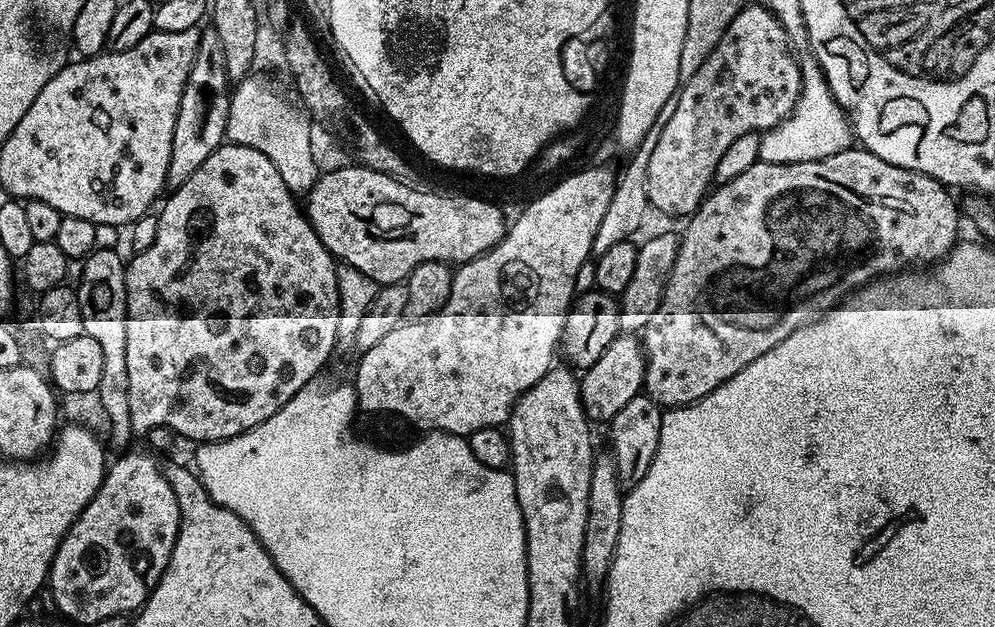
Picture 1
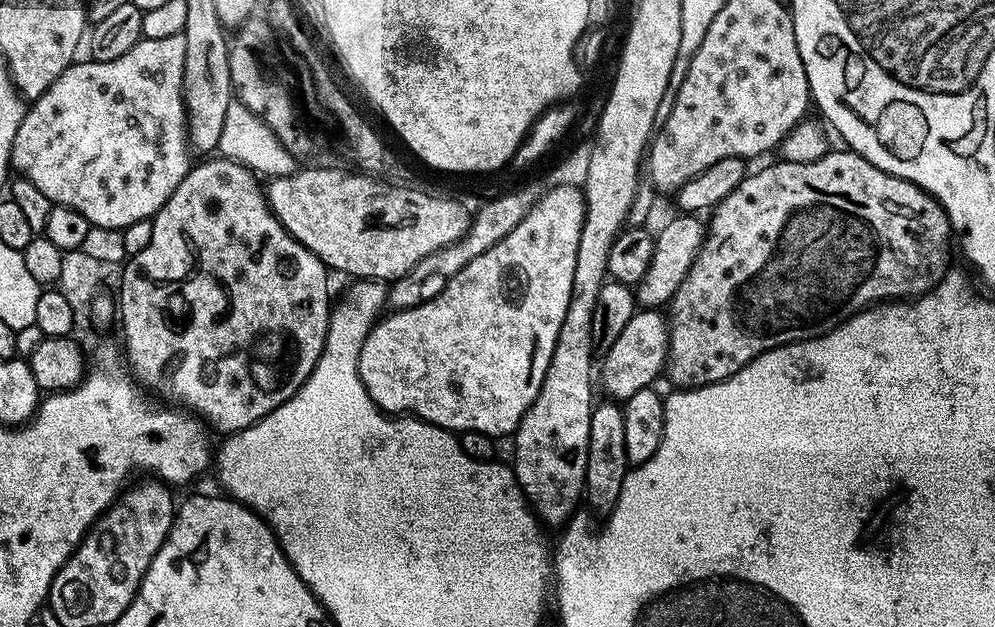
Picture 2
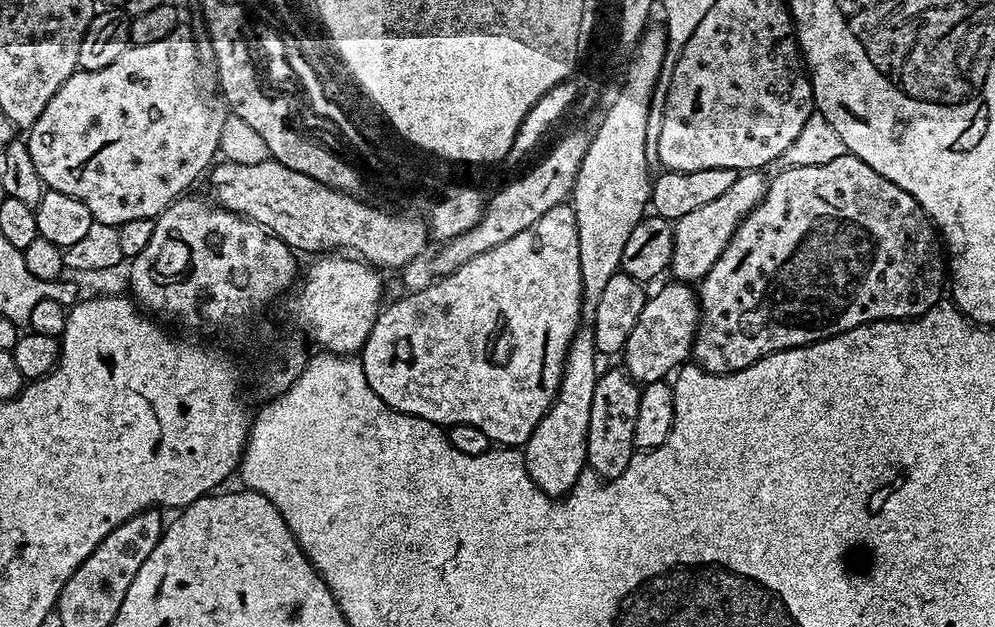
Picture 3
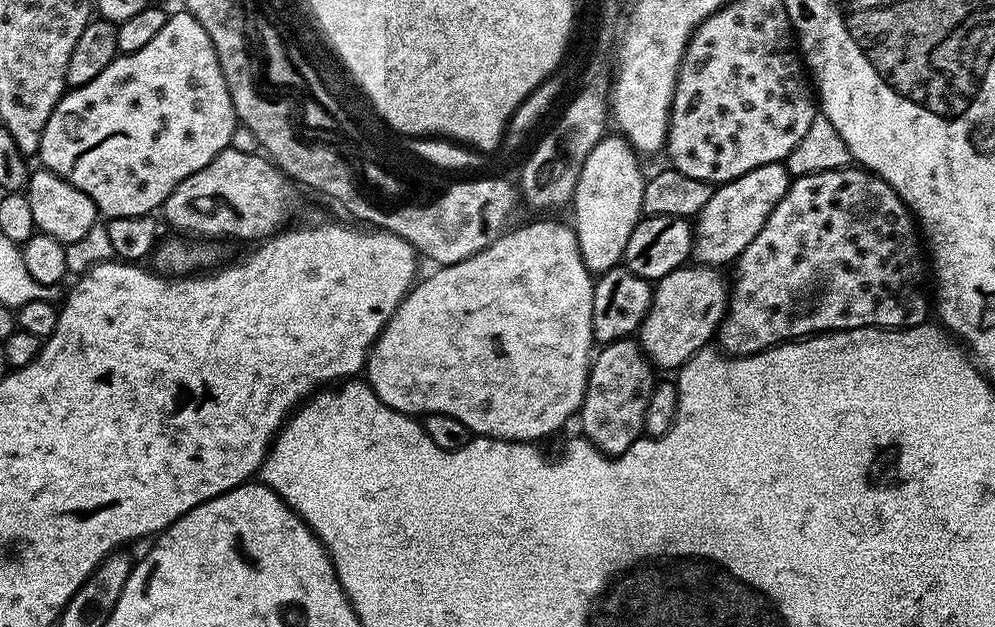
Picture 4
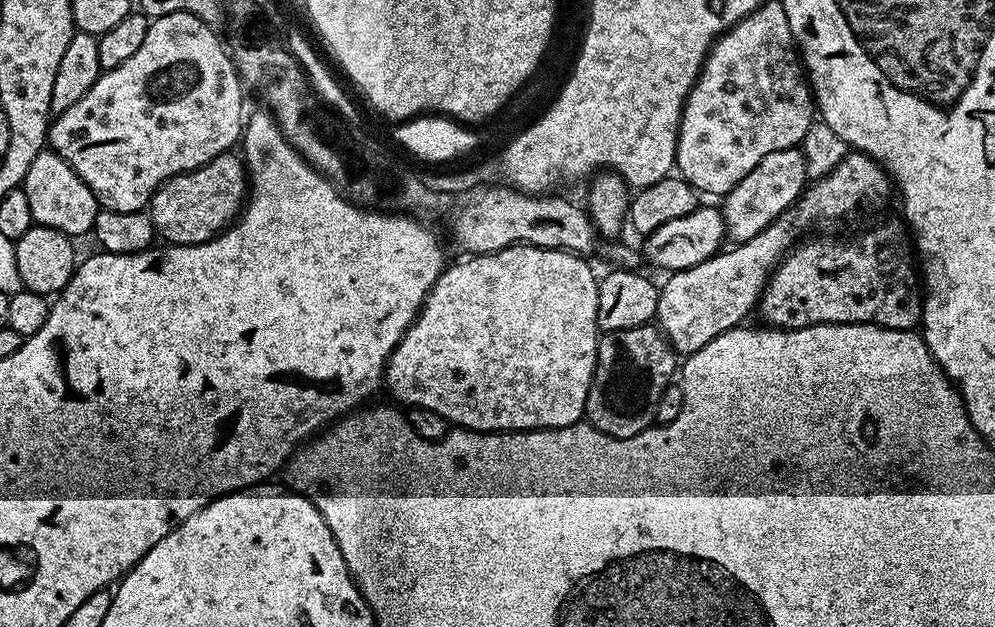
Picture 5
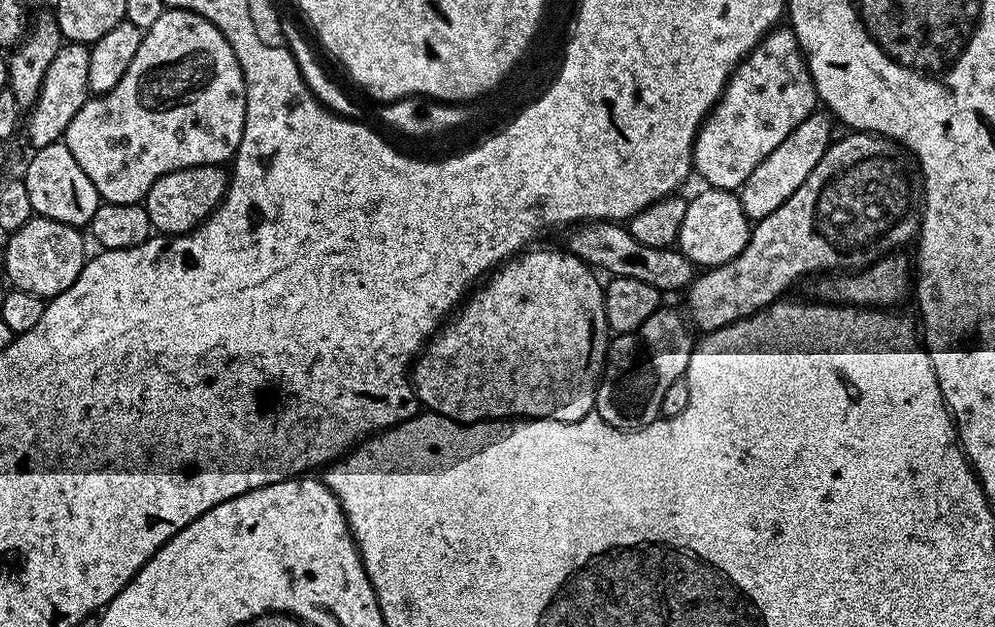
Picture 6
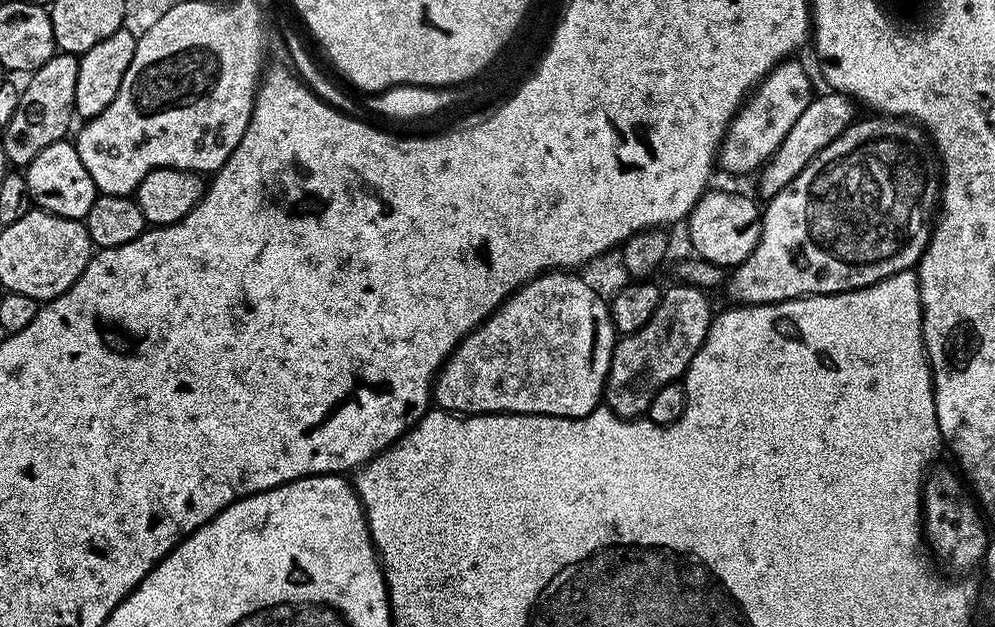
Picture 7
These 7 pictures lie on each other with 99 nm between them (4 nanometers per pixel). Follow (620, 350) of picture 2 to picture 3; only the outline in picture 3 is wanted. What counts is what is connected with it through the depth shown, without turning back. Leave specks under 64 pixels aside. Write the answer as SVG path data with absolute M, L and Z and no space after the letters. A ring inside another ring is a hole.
M668 282L665 288L653 291L642 306L642 314L638 314L634 330L630 330L630 338L626 338L624 371L641 386L671 377L691 357L699 324L700 302L691 283Z

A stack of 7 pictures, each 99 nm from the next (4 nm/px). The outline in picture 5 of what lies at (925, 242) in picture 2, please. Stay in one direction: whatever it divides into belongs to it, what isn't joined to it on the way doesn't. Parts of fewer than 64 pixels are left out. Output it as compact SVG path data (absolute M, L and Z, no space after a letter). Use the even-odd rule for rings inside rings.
M897 220L880 224L853 240L805 239L797 243L768 277L764 295L760 297L758 316L760 312L761 318L768 323L765 325L776 330L805 329L815 324L877 324L885 330L915 329L924 315L922 280L918 275L913 237L909 229Z

